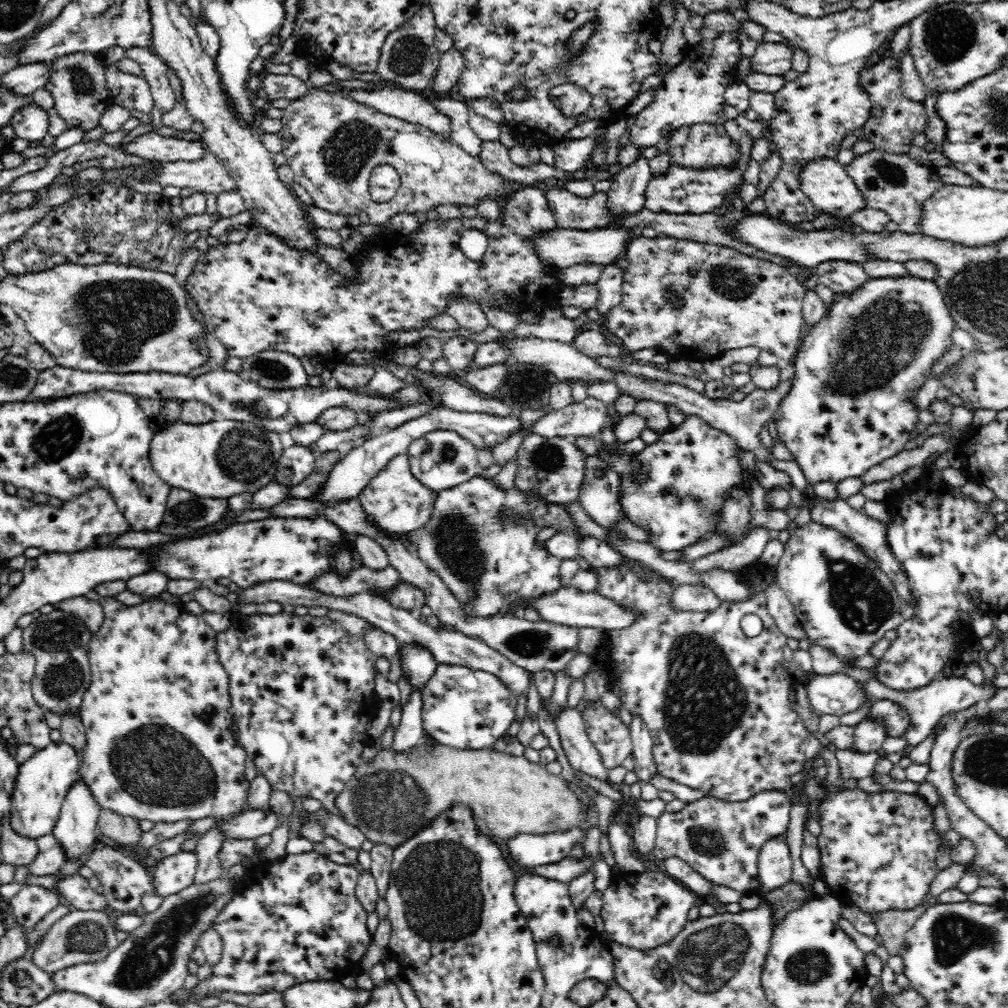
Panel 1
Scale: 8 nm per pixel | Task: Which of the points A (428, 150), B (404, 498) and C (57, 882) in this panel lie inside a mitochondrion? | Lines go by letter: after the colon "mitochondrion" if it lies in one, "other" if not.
A: other
B: other
C: other

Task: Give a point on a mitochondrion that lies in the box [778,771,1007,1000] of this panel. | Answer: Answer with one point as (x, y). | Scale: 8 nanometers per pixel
(953, 935)

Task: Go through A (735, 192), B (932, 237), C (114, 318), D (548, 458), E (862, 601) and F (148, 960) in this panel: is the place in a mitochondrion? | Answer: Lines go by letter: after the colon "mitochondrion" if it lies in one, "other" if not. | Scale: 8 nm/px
A: other
B: other
C: mitochondrion
D: mitochondrion
E: mitochondrion
F: mitochondrion

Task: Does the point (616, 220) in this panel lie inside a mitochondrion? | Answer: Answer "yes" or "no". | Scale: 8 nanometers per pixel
no

